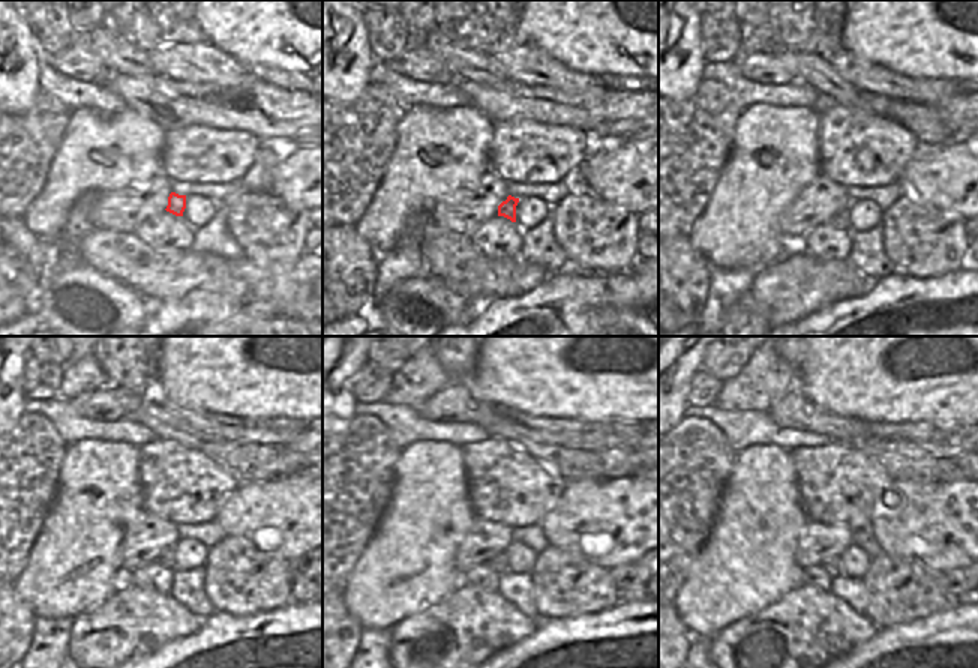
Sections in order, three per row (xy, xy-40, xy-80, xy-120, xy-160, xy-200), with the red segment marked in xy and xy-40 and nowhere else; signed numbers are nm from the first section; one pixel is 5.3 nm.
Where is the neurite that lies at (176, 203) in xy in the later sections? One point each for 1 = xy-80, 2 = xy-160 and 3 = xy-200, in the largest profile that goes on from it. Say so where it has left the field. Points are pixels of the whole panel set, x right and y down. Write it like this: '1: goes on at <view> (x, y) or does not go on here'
1: goes on at xy-80 (840, 219)
2: goes on at xy-160 (498, 563)
3: goes on at xy-200 (831, 566)

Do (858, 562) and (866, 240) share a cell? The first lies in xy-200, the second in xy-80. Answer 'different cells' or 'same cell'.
different cells

